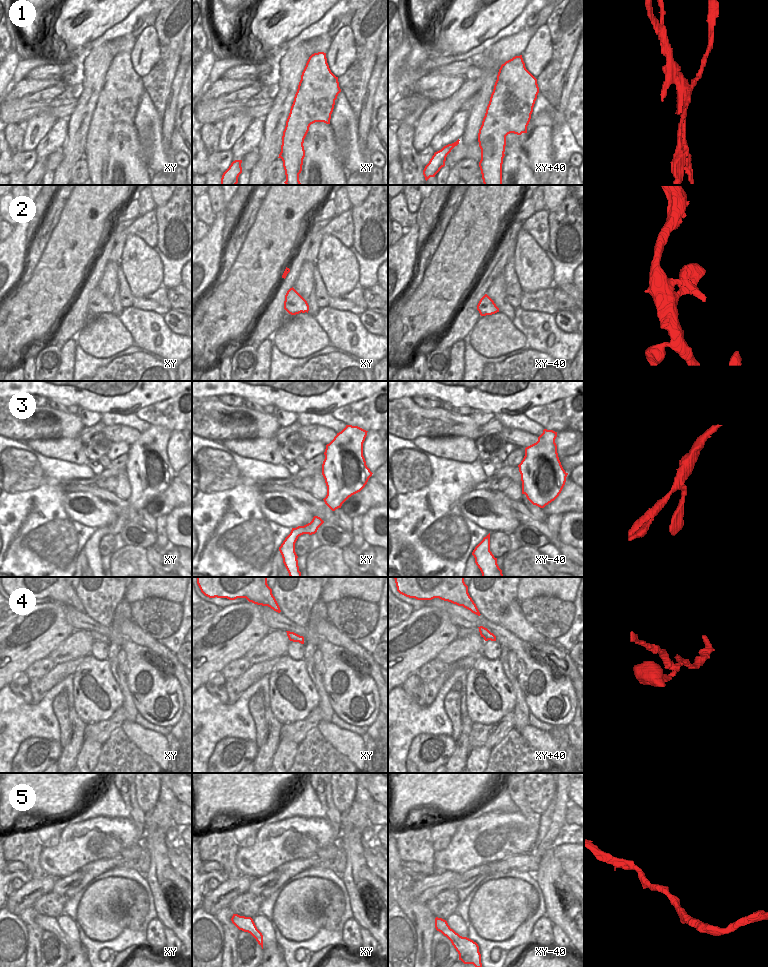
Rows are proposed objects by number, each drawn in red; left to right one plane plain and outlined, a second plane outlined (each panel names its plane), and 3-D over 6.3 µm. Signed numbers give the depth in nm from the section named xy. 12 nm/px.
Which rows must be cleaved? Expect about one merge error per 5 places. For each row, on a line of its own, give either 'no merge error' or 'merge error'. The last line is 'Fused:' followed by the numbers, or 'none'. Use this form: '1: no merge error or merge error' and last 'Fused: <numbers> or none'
1: merge error
2: no merge error
3: no merge error
4: no merge error
5: no merge error
Fused: 1

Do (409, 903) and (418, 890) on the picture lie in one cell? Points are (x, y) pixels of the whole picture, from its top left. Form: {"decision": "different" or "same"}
{"decision": "different"}

